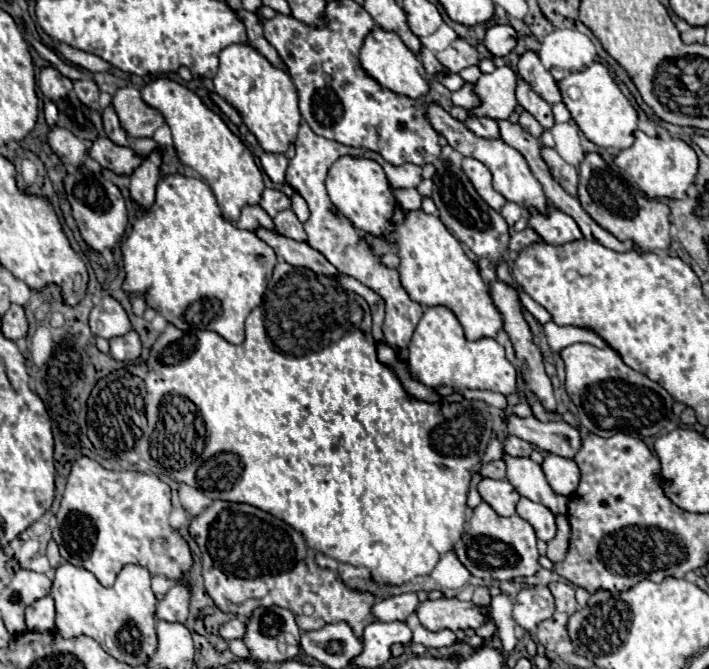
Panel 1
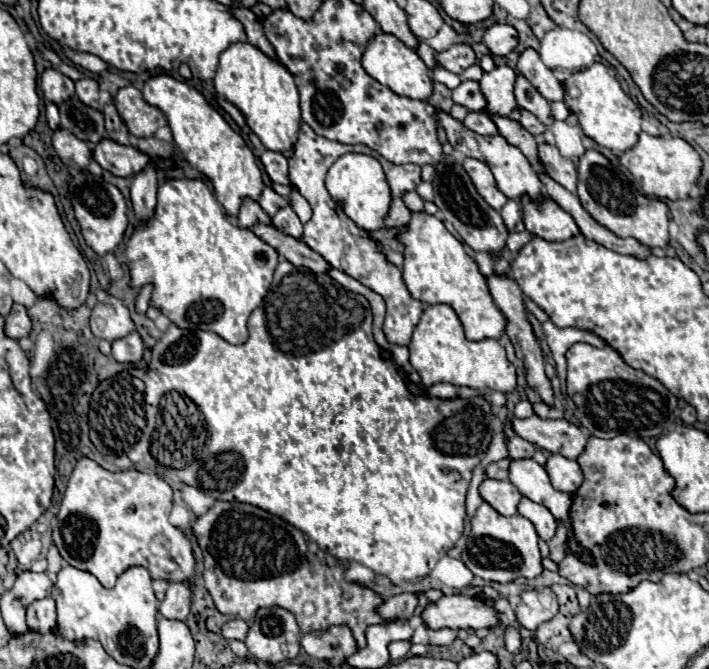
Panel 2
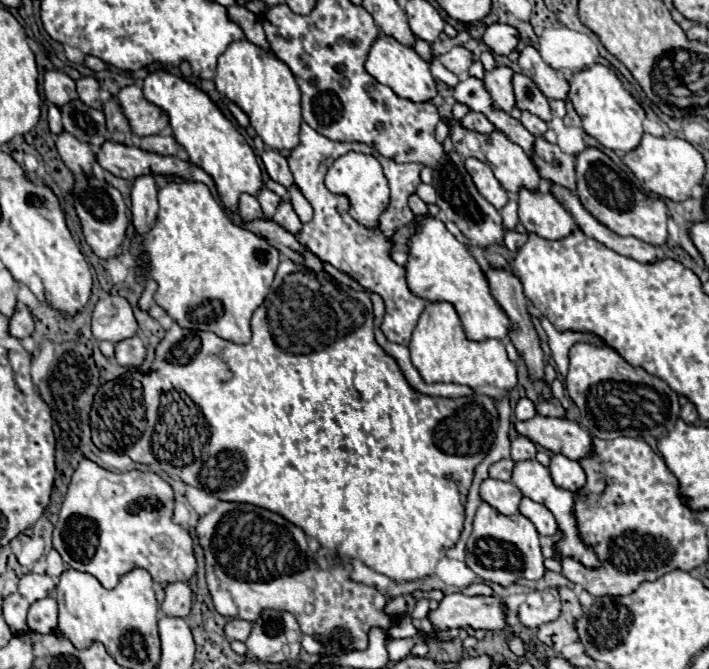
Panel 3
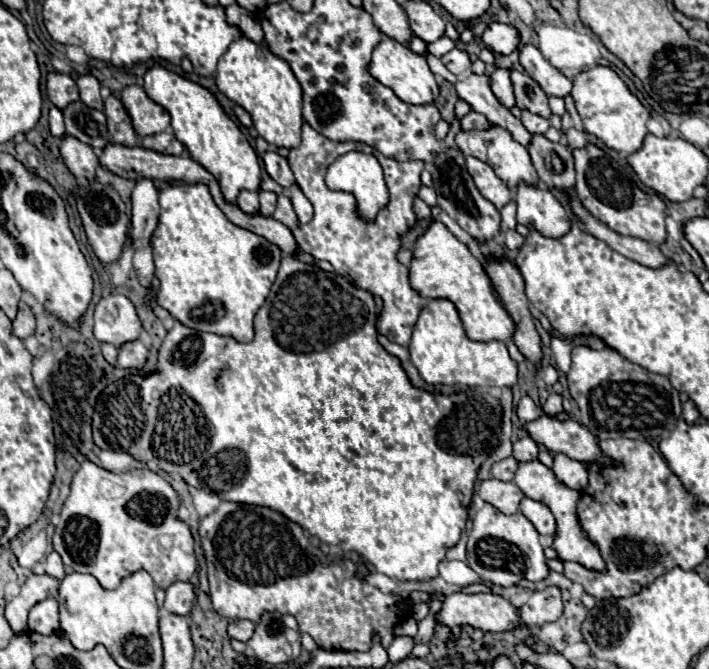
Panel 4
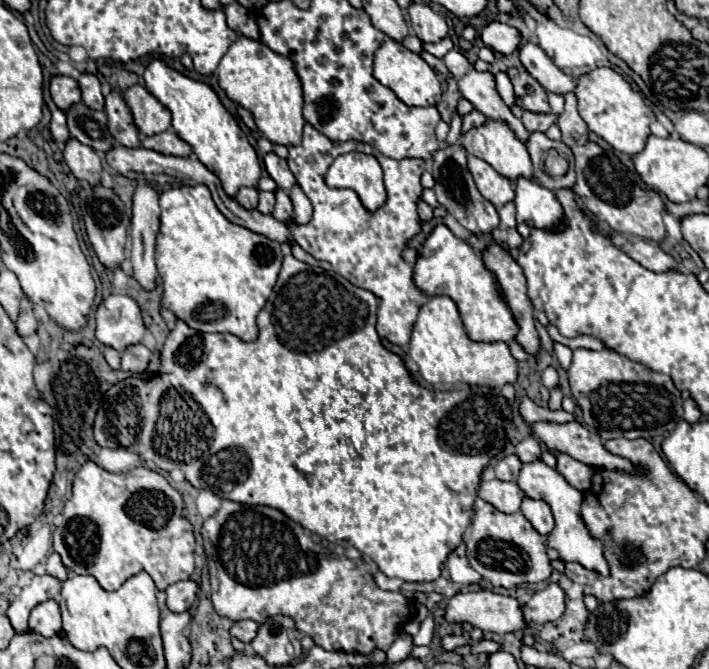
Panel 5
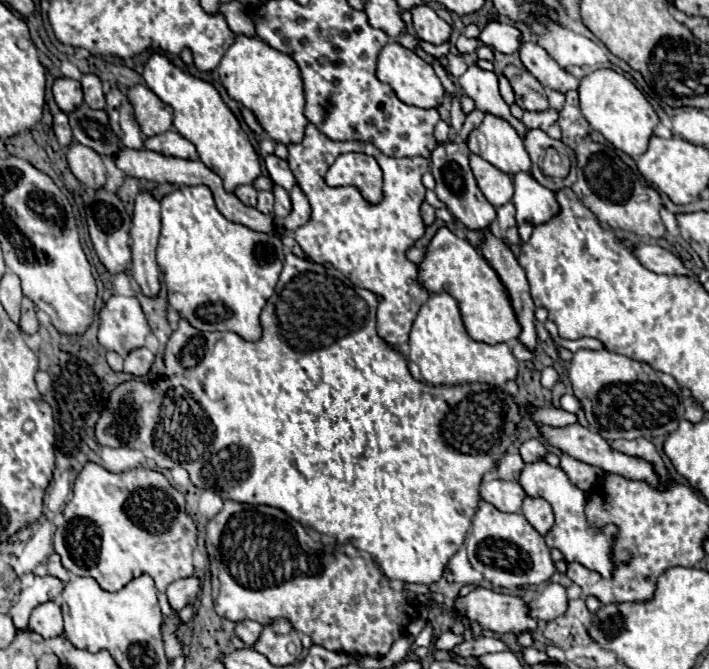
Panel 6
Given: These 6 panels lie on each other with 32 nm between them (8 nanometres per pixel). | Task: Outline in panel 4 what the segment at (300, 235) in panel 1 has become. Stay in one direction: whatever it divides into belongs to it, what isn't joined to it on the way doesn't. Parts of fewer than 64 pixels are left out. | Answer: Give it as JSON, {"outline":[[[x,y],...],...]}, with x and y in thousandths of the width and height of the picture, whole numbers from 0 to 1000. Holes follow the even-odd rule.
{"outline":[[[403,293],[392,296],[392,308],[389,308],[389,317],[386,317],[384,326],[398,332],[401,338],[406,338],[409,344],[417,344],[423,338],[423,332],[417,326],[417,317],[415,317],[415,311],[412,311],[412,305],[409,305],[409,299]]]}

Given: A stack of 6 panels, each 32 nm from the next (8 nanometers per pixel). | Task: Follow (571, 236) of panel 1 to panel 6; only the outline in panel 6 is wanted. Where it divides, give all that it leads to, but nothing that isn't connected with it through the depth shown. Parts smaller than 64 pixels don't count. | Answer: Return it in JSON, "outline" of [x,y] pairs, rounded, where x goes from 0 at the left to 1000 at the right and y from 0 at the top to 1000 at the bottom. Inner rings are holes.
{"outline":[[[748,260],[725,263],[725,308],[728,308],[728,332],[762,338],[776,332],[790,320],[790,305],[779,284],[762,278]]]}

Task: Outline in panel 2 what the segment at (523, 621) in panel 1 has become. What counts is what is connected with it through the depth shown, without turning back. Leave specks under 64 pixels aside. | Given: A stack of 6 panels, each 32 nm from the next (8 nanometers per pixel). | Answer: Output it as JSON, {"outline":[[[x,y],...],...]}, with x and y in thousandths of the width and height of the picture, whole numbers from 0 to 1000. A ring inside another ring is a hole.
{"outline":[[[776,879],[739,882],[728,906],[728,927],[742,942],[756,942],[764,930],[784,921],[784,888]]]}

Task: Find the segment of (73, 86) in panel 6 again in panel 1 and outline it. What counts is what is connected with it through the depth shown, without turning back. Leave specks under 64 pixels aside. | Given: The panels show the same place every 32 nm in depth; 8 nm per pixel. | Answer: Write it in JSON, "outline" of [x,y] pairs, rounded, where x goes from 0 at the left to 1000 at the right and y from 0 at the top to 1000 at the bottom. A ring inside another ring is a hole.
{"outline":[[[65,99],[56,105],[56,117],[54,117],[54,129],[59,135],[59,141],[79,152],[85,149],[85,143],[93,143],[102,135],[102,120],[96,120],[93,114],[87,114],[79,102]]]}

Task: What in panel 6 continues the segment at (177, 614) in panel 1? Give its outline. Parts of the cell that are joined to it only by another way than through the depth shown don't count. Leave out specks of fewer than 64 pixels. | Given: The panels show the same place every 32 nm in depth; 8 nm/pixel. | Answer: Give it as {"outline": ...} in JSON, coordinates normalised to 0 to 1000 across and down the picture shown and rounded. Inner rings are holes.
{"outline":[[[260,864],[260,867],[248,867],[237,876],[234,891],[237,891],[237,903],[243,912],[257,912],[265,903],[274,903],[282,885],[282,870],[279,864]]]}

